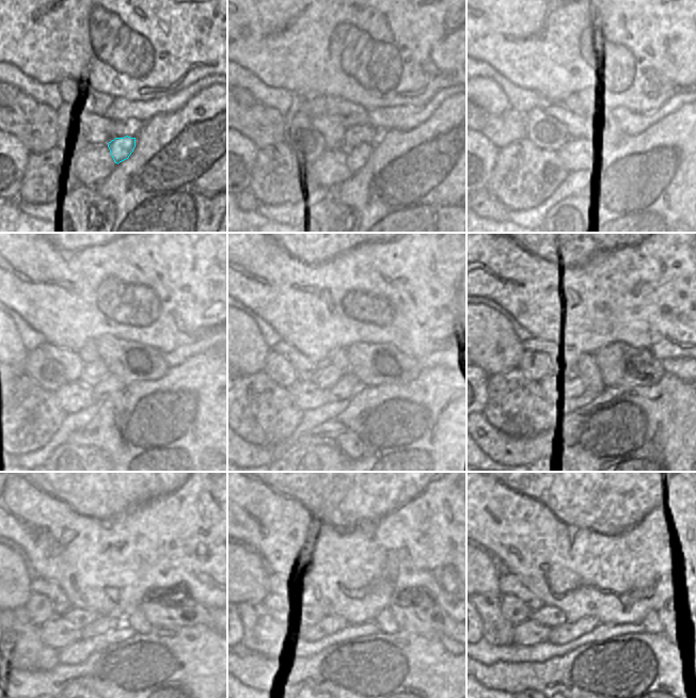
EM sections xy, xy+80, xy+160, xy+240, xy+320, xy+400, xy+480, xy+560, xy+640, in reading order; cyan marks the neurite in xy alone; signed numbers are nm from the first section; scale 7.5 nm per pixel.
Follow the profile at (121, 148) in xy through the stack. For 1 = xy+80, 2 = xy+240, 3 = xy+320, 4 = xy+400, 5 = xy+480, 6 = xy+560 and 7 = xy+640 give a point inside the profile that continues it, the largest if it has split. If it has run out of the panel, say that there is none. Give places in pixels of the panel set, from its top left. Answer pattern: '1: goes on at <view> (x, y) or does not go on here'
1: goes on at xy+80 (357, 156)
2: goes on at xy+240 (109, 385)
3: goes on at xy+320 (348, 385)
4: goes on at xy+400 (589, 385)
5: goes on at xy+480 (103, 624)
6: goes on at xy+560 (331, 624)
7: goes on at xy+640 (565, 633)

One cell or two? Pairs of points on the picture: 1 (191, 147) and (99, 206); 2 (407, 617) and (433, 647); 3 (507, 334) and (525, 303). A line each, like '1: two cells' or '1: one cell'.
1: two cells
2: two cells
3: two cells

